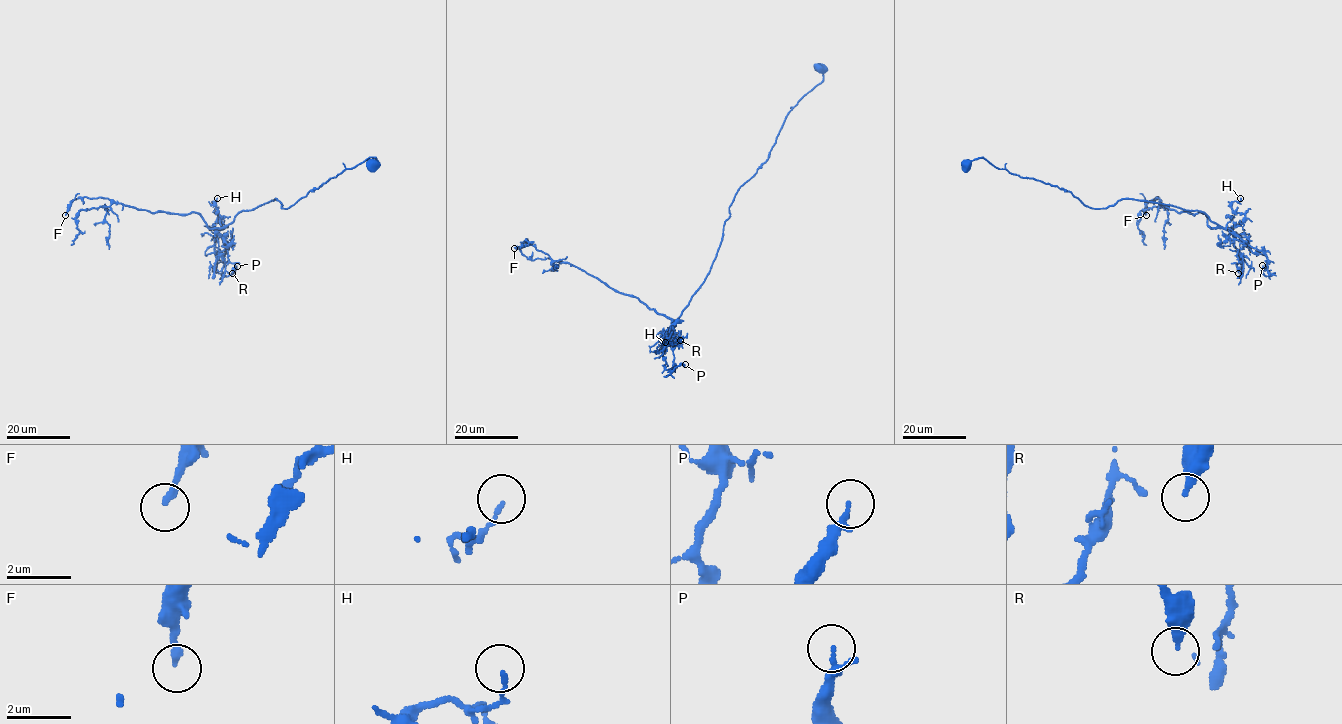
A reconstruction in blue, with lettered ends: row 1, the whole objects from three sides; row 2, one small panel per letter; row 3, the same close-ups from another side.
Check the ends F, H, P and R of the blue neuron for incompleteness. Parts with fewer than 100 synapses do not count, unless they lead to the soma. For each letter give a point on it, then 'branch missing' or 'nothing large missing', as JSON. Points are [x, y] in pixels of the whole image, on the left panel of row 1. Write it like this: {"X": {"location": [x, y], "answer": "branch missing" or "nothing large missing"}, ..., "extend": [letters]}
{"F": {"location": [65, 215], "answer": "nothing large missing"}, "H": {"location": [217, 198], "answer": "nothing large missing"}, "P": {"location": [237, 266], "answer": "nothing large missing"}, "R": {"location": [232, 273], "answer": "nothing large missing"}, "extend": []}

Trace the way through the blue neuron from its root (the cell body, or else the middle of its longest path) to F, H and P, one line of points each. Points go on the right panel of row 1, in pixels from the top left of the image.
F: (966, 164), (983, 157), (1092, 208), (1146, 200), (1202, 211), (1217, 225), (1157, 197), (1146, 215)
H: (966, 164), (983, 157), (1092, 208), (1146, 200), (1202, 211), (1228, 229), (1245, 216), (1231, 206), (1240, 198)
P: (966, 164), (983, 157), (1065, 189), (1092, 208), (1133, 198), (1202, 211), (1261, 250), (1267, 276), (1262, 265)

